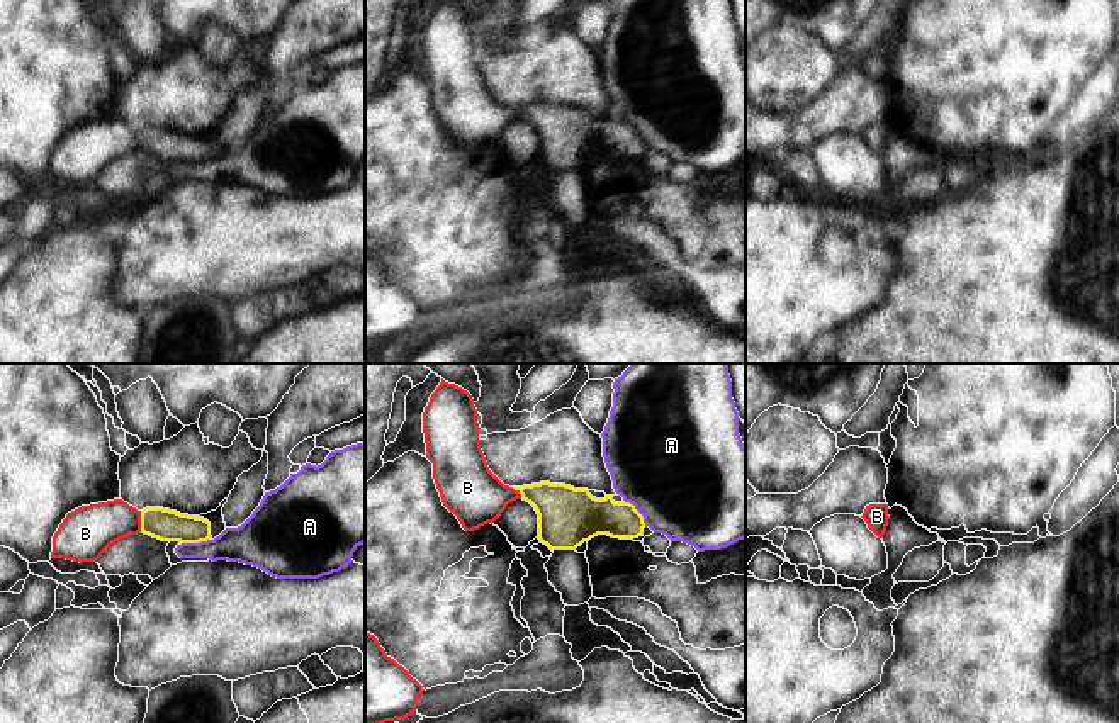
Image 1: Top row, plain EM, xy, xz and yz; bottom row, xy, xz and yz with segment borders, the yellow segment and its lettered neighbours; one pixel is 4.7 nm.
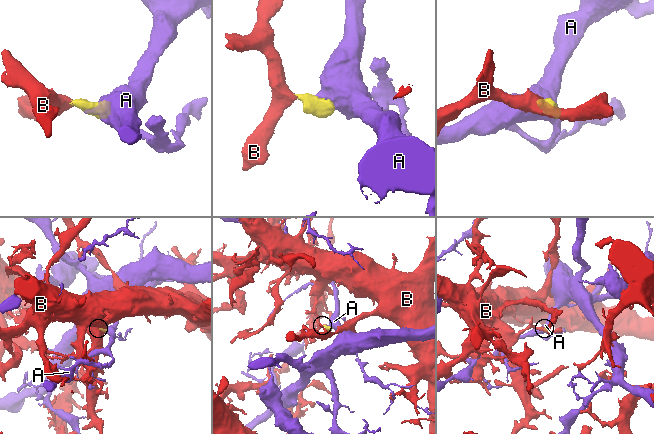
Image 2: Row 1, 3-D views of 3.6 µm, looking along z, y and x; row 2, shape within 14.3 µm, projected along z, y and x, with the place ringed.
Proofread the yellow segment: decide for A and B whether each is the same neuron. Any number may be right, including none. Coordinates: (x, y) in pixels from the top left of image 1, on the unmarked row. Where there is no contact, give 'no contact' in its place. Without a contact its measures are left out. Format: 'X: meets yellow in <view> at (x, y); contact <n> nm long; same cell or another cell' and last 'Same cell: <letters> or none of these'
A: meets yellow in xz at (637, 131); contact 170 nm long; another cell
B: meets yellow in xy at (141, 141); contact 100 nm long; same cell
Same cell: B

